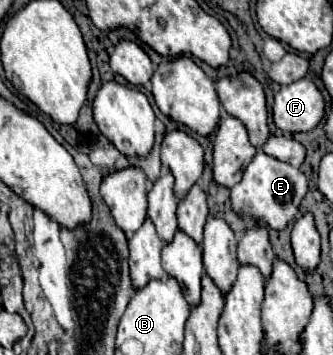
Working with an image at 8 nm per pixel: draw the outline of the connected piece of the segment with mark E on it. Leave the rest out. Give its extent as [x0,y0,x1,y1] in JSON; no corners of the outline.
[231,151,307,229]

